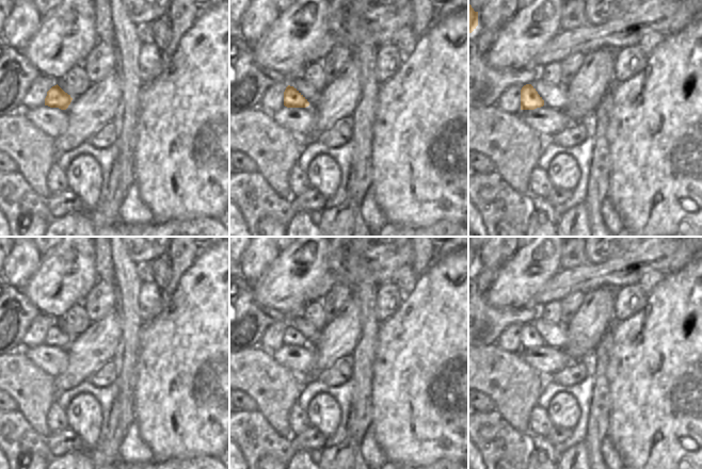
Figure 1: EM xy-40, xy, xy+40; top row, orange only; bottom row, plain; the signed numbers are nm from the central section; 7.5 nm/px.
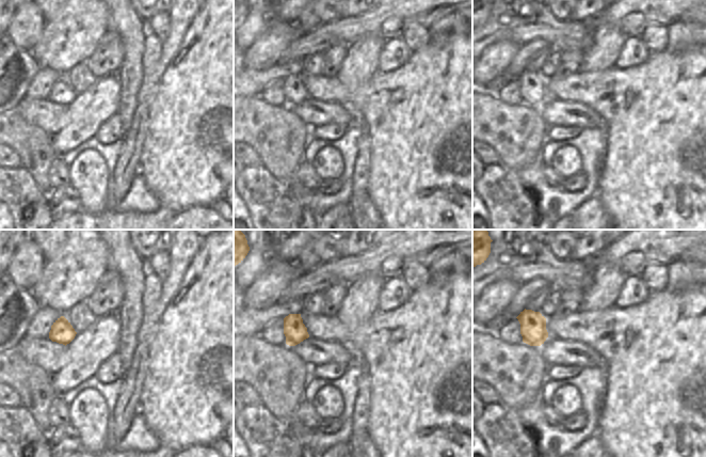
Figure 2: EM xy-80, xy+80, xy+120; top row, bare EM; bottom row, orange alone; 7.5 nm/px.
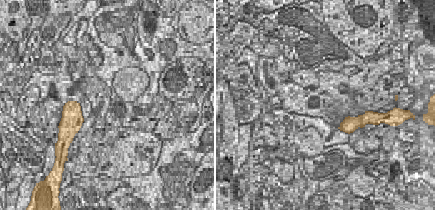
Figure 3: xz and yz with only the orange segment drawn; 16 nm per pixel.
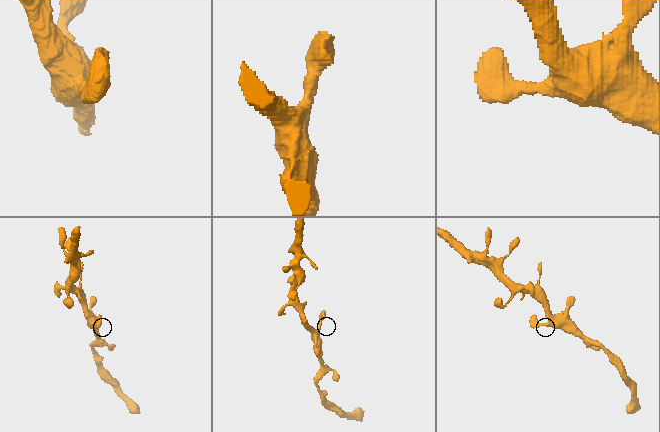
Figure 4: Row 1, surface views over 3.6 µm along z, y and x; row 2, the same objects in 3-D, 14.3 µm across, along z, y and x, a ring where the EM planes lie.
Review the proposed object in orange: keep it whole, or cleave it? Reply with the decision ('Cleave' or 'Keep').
Keep

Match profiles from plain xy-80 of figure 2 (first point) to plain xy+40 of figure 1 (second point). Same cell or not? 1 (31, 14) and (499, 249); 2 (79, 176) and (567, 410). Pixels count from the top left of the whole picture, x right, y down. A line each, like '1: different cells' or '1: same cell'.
1: same cell
2: same cell

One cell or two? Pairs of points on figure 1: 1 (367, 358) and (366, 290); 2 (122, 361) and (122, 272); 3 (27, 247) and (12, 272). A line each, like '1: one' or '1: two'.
1: one
2: one
3: one

